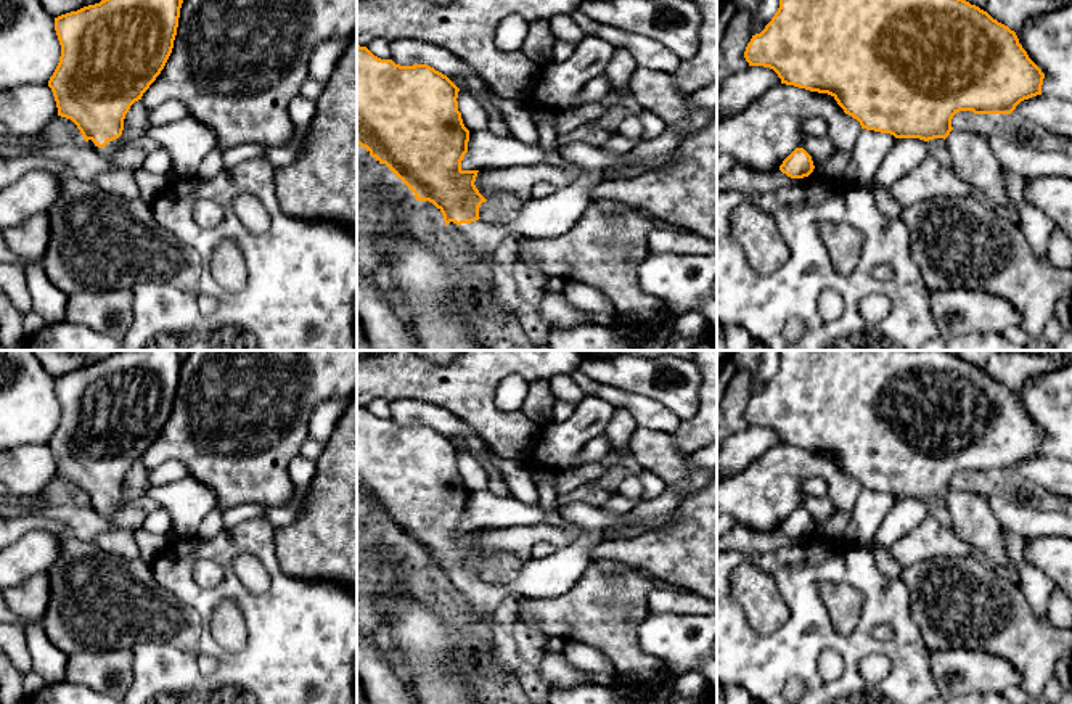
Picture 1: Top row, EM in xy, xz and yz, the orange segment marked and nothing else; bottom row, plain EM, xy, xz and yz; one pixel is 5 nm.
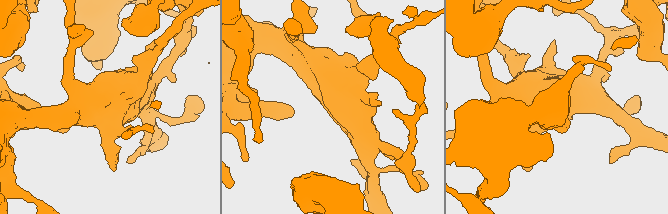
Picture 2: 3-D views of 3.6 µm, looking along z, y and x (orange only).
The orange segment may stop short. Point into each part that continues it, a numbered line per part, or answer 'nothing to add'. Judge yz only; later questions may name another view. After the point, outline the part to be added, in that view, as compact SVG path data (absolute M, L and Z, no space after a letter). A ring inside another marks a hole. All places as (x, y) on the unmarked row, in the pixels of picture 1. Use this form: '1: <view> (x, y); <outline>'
1: yz (973, 521); M953 489L945 498L953 532L972 550L980 550L987 563L1008 574L1021 587L1019 574L1006 550L1003 529L982 500L964 500L961 489Z

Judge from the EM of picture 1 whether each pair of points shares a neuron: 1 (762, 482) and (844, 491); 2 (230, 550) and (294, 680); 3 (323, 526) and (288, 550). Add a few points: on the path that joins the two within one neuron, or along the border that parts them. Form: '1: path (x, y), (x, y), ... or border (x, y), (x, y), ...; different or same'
1: path (783, 471), (823, 470); same
2: path (230, 582), (294, 648); same
3: path (315, 532), (296, 550); same

